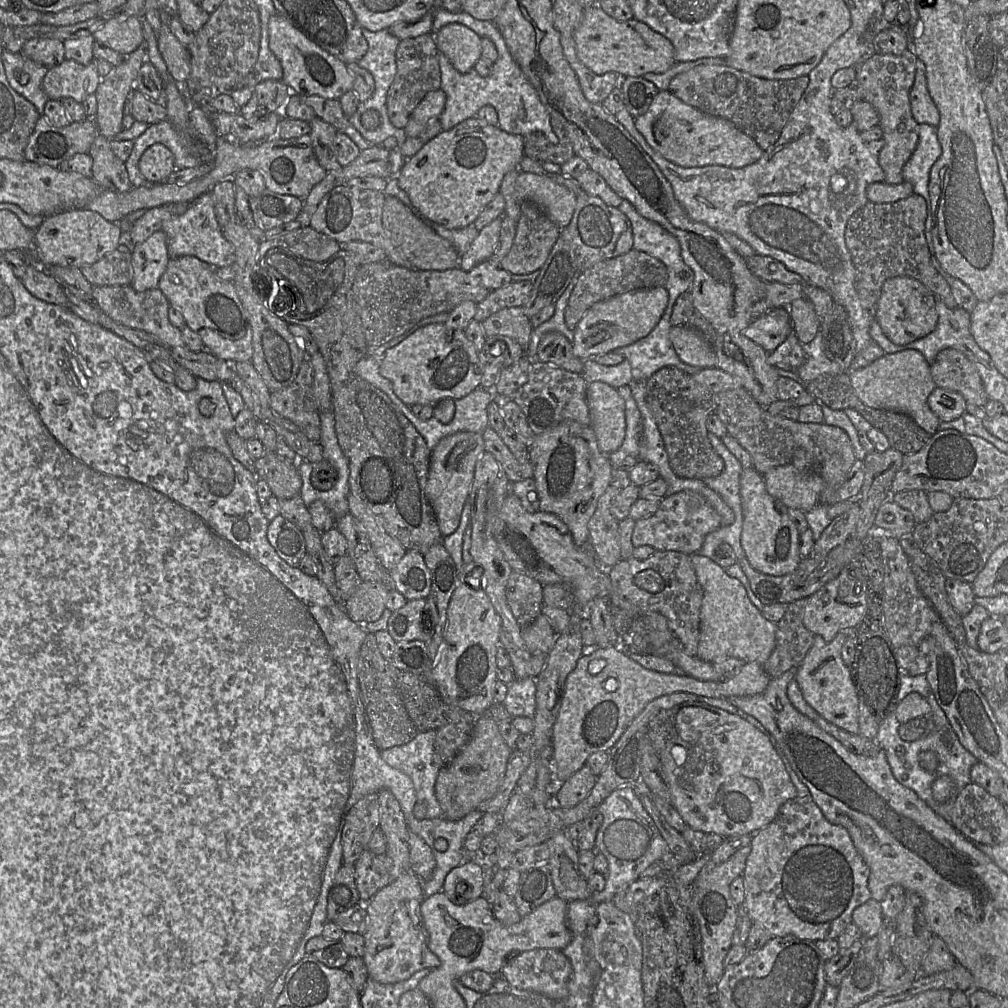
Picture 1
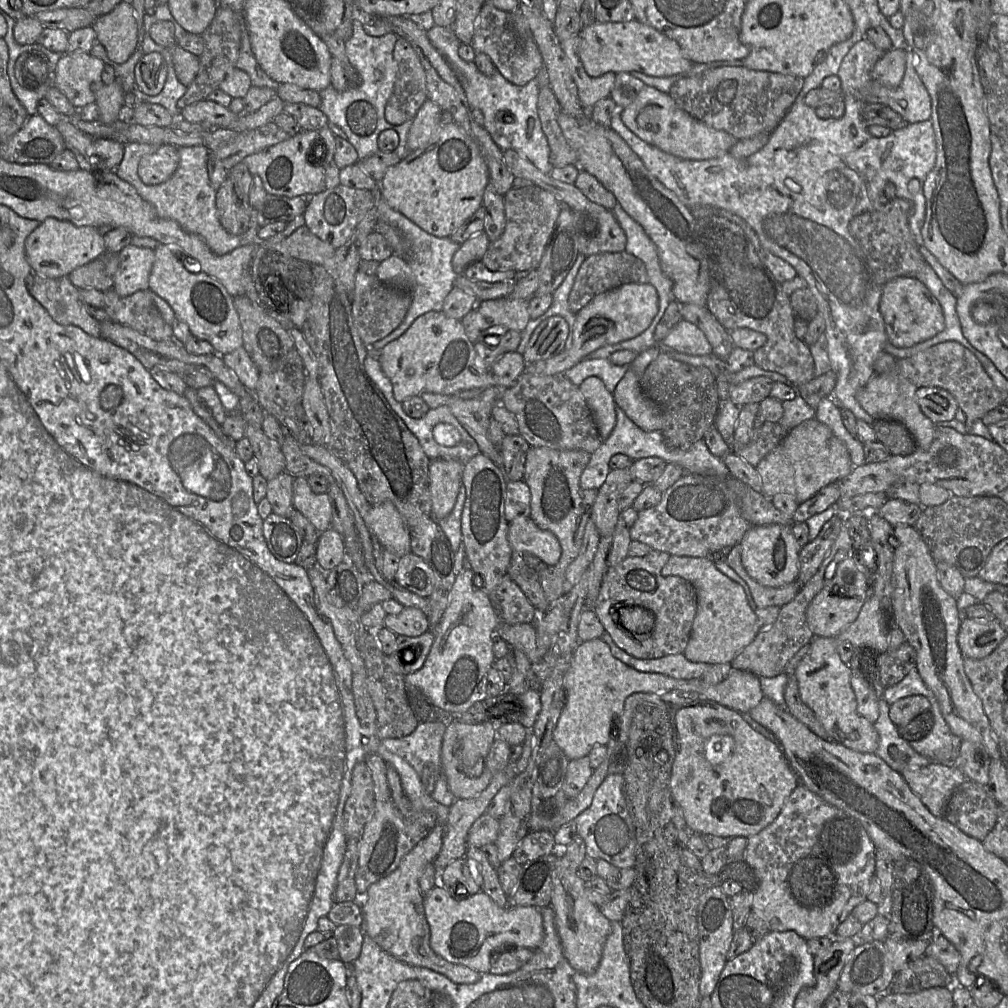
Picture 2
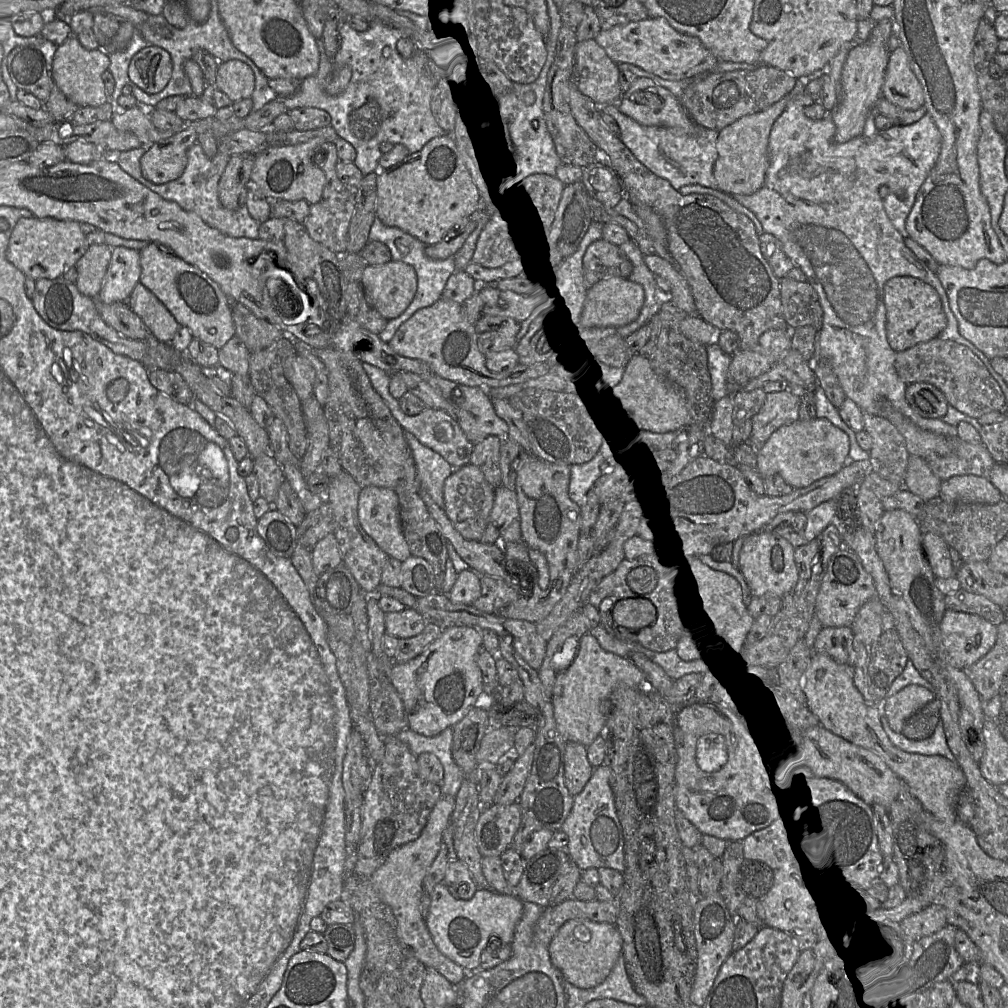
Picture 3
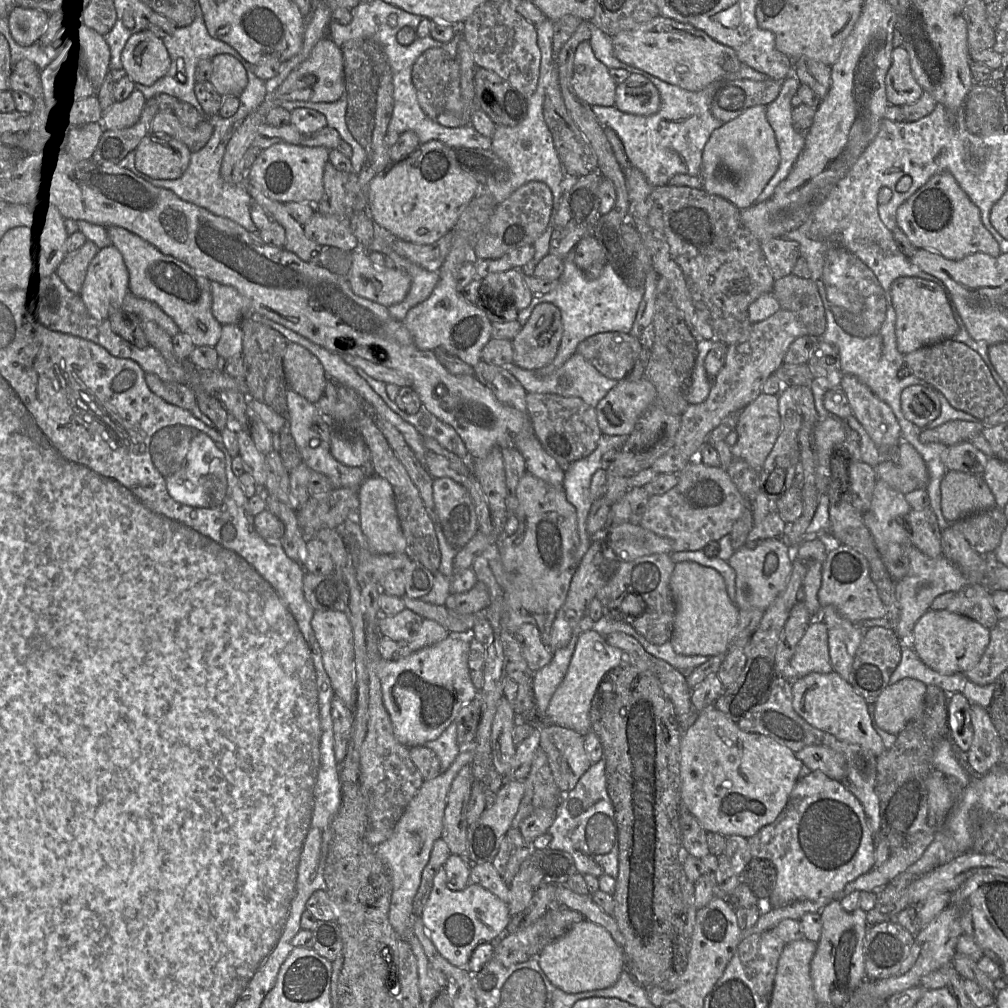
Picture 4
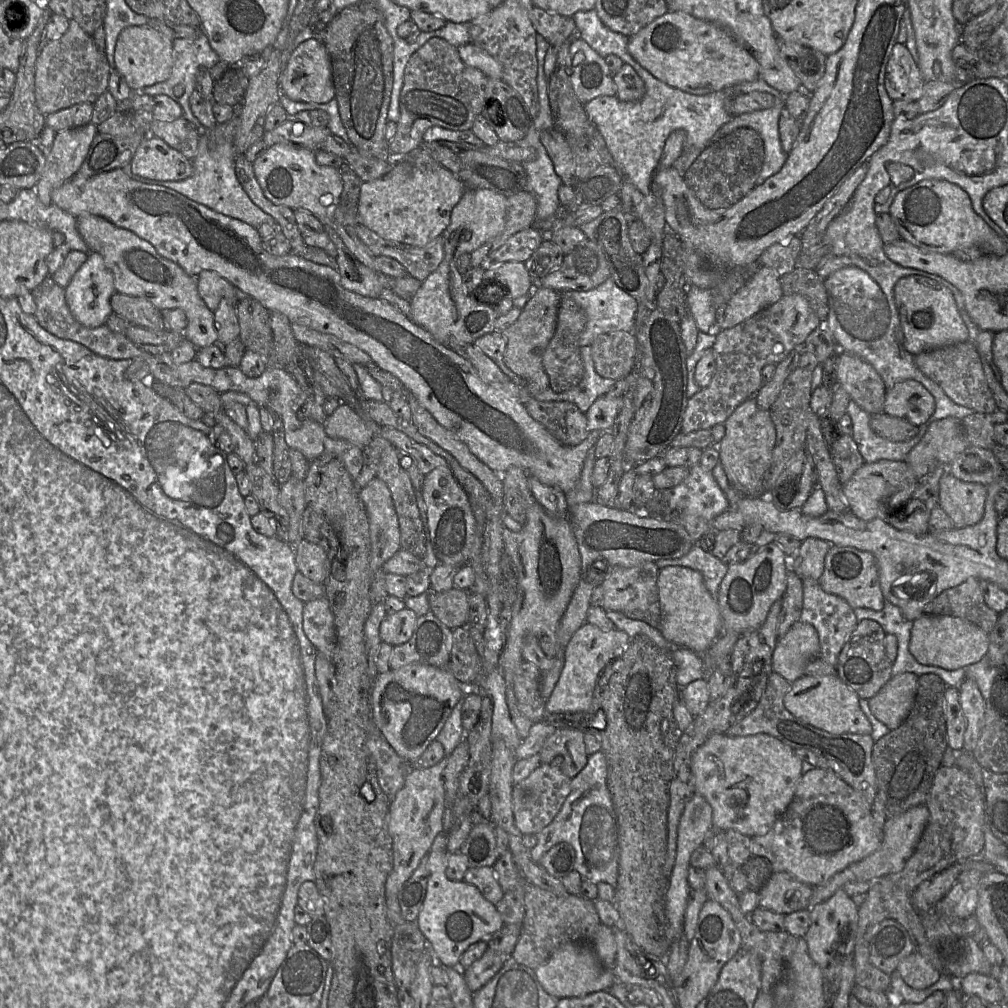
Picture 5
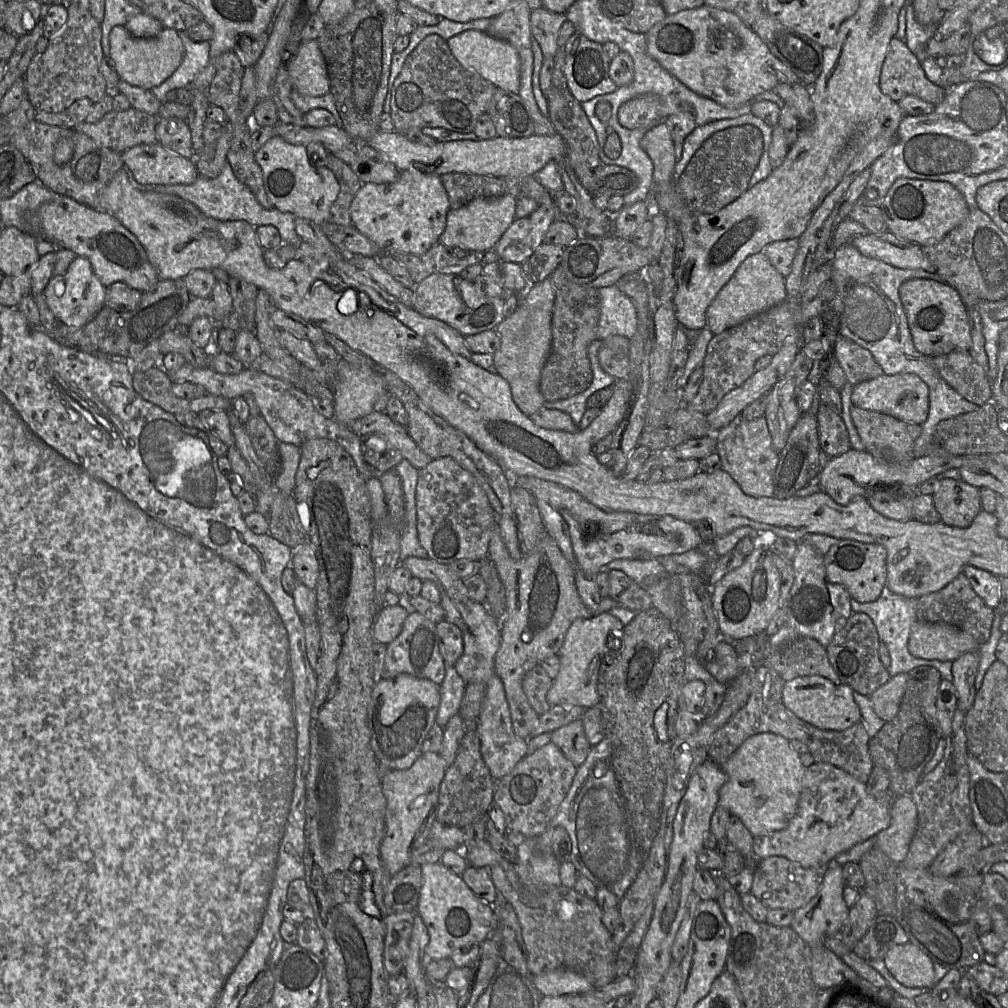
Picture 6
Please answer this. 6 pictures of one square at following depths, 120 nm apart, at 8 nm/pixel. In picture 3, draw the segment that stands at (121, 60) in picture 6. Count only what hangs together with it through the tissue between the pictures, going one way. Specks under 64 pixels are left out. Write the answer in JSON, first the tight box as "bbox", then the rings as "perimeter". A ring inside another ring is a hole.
{"bbox":[128,45,172,94],"perimeter":[[[146,45],[131,59],[128,67],[131,82],[148,94],[157,94],[172,75],[170,54],[161,47]]]}

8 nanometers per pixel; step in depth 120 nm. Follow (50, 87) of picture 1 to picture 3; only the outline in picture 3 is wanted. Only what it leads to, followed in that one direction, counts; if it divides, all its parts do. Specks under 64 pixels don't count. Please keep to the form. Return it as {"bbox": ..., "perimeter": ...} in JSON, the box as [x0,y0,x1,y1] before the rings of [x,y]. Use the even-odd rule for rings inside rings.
{"bbox":[52,36,111,107],"perimeter":[[[72,36],[64,44],[57,47],[53,62],[52,78],[55,85],[74,104],[79,107],[99,107],[110,102],[111,96],[106,91],[103,75],[110,72],[110,56],[99,48],[88,50],[80,43],[76,36]]]}

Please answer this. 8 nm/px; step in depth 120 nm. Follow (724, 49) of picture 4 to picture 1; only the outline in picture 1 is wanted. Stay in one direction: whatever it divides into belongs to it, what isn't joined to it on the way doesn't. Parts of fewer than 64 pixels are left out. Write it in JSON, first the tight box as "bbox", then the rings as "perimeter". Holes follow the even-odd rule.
{"bbox":[574,4,676,77],"perimeter":[[[598,4],[583,9],[582,20],[574,33],[574,40],[579,60],[596,75],[614,72],[621,77],[643,77],[646,73],[664,73],[676,63],[675,49],[668,38],[635,18],[625,22],[615,20]]]}

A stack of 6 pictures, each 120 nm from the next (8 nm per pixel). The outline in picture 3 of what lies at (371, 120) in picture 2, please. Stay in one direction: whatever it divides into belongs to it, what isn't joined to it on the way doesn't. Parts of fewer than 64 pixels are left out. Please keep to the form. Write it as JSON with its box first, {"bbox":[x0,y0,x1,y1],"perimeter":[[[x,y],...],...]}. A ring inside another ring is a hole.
{"bbox":[283,19,453,176],"perimeter":[[[379,19],[369,23],[369,28],[365,31],[358,31],[350,25],[349,20],[344,21],[340,27],[341,44],[334,59],[323,57],[319,64],[318,71],[315,75],[311,75],[299,81],[298,90],[287,97],[283,98],[283,102],[287,111],[298,107],[314,107],[325,110],[331,116],[331,126],[335,129],[338,136],[348,141],[356,149],[356,158],[353,163],[359,168],[365,176],[371,172],[379,170],[379,160],[382,156],[380,145],[384,141],[390,141],[393,144],[403,144],[409,153],[415,153],[423,148],[423,146],[431,139],[446,134],[453,133],[450,127],[444,124],[439,124],[431,107],[432,91],[435,76],[444,76],[447,73],[437,61],[432,61],[430,55],[421,46],[414,44],[413,55],[409,58],[404,58],[397,50],[397,42],[403,37],[413,38],[413,33],[410,30],[399,29],[389,26]],[[350,66],[352,70],[351,79],[345,90],[335,96],[328,95],[325,92],[325,85],[328,76],[335,68]],[[368,100],[378,102],[382,114],[382,124],[377,134],[369,140],[357,138],[350,129],[349,122],[353,111],[360,108]]]}

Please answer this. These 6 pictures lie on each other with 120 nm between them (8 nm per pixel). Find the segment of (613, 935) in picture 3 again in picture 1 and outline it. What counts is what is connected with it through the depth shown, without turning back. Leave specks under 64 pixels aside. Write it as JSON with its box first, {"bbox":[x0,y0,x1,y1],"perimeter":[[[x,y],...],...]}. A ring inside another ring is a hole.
{"bbox":[547,830,593,902],"perimeter":[[[566,830],[556,832],[547,841],[551,849],[548,860],[556,896],[567,902],[588,899],[593,893],[578,868],[578,850]]]}

